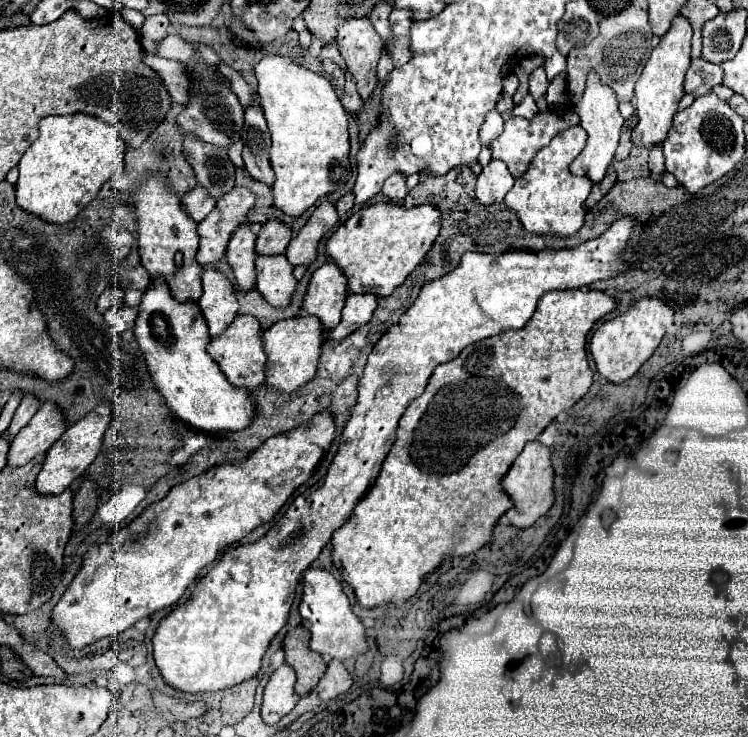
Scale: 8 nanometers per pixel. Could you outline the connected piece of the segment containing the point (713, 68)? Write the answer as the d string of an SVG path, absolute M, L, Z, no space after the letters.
M702 57L692 59L692 65L690 65L690 69L686 73L686 81L684 81L686 93L700 97L700 95L710 93L710 89L720 83L722 83L722 67L720 65L704 61Z

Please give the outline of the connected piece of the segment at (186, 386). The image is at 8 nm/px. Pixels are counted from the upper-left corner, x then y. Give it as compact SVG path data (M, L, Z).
M164 277L152 279L142 295L134 321L134 341L142 351L148 373L158 393L164 397L166 407L180 421L204 433L232 433L252 423L258 411L254 395L248 389L228 383L220 367L208 357L206 345L210 335L200 307L192 301L178 301Z

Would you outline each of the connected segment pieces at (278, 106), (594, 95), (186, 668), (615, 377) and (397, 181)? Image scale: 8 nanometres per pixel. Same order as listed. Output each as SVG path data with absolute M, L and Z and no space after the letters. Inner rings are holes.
M264 55L254 71L260 105L272 137L270 165L276 173L272 185L274 205L286 215L298 217L320 197L342 189L350 179L348 117L332 83L294 63L288 55Z
M590 71L588 79L586 79L586 89L584 89L582 97L576 101L574 109L576 109L578 117L580 117L580 125L588 133L588 141L586 141L586 147L582 149L582 153L572 161L570 169L572 169L574 175L586 175L586 177L592 179L592 183L600 183L602 177L606 175L608 165L614 159L620 129L624 125L624 117L618 111L616 93L614 93L614 89L610 89L610 85L604 85L600 81L600 75L596 71Z
M622 217L616 223L612 223L606 233L574 249L542 249L538 253L526 249L512 249L502 255L466 251L456 269L438 277L436 281L428 281L420 289L420 295L414 301L414 305L374 345L364 375L358 383L358 401L342 431L340 449L326 477L318 485L310 487L306 493L296 497L282 515L282 519L276 521L274 527L262 539L226 551L220 563L216 563L212 571L208 571L194 587L192 597L186 603L178 605L168 617L164 617L158 623L158 629L152 637L152 647L156 667L164 681L172 689L184 693L212 693L230 689L242 681L252 679L260 669L260 661L270 641L288 621L288 611L294 603L296 585L302 573L320 555L322 547L330 541L332 533L348 521L356 503L374 485L382 461L386 459L394 443L398 419L410 405L410 401L424 393L426 381L432 375L432 371L438 365L452 361L464 347L476 341L482 341L508 329L524 327L544 293L554 289L580 289L594 281L622 275L628 269L628 263L620 257L620 253L626 249L634 225L636 221L632 217Z
M642 297L632 301L626 313L604 321L590 339L590 353L596 361L598 373L612 383L630 379L660 345L666 329L672 325L672 315L674 311L658 297Z
M392 175L384 181L384 187L382 187L382 195L386 195L390 201L394 203L400 203L408 191L406 191L406 185L404 185L406 177L404 175Z

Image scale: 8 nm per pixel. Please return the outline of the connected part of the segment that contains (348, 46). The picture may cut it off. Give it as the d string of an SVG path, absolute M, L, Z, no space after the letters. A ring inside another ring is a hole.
M346 17L338 25L338 51L346 61L346 69L354 75L358 91L366 101L376 87L376 65L382 57L382 39L368 17Z

